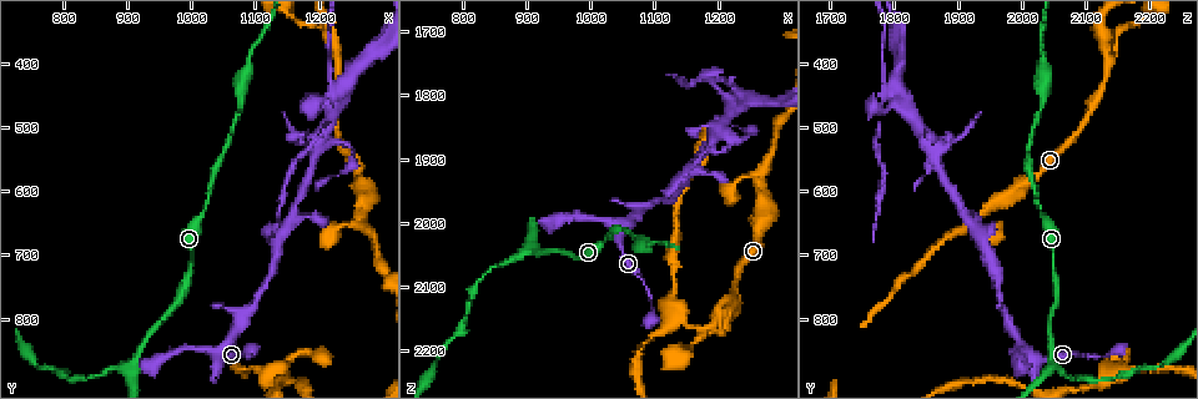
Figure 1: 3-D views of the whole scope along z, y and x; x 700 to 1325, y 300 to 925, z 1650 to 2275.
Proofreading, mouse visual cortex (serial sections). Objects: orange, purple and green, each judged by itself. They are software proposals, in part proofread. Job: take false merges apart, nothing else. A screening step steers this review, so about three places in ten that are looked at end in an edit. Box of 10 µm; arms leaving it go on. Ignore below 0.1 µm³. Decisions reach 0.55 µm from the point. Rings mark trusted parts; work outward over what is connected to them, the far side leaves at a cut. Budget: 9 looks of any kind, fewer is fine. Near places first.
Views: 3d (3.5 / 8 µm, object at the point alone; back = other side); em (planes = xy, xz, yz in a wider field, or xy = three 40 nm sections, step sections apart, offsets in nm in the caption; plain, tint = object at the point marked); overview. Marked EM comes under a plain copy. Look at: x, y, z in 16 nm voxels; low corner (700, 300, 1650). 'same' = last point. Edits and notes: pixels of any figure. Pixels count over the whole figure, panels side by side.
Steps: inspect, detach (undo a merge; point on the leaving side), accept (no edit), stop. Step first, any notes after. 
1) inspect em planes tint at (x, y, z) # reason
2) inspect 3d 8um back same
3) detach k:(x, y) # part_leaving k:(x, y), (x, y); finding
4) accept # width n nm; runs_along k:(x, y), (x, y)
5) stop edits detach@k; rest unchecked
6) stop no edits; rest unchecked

inspect 3d 3.5um at (1025, 605, 2020) # a narrow waist

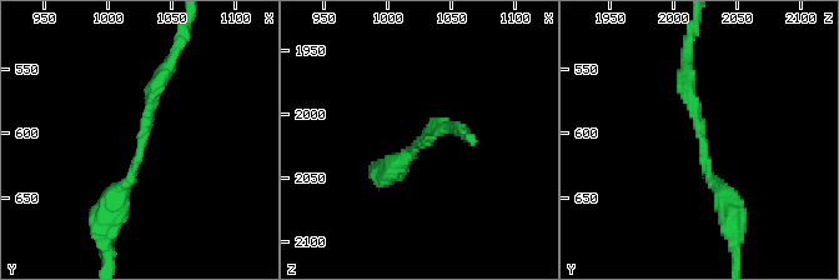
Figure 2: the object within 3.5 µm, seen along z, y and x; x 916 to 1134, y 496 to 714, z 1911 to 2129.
inspect em xy step 3 tint at (1028, 602, 2020) # arm_widths 200, 250 nm; now the EM

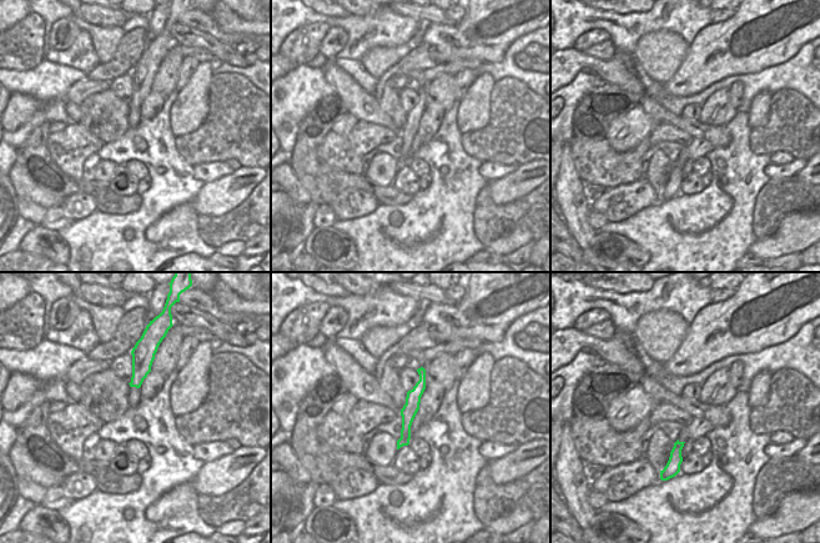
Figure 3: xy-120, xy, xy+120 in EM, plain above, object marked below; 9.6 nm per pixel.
accept # runs_along 2:(114, 204), (171, 63); one cell here

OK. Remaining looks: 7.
inspect 3d 8um at (905, 870, 2045) # three arms meet

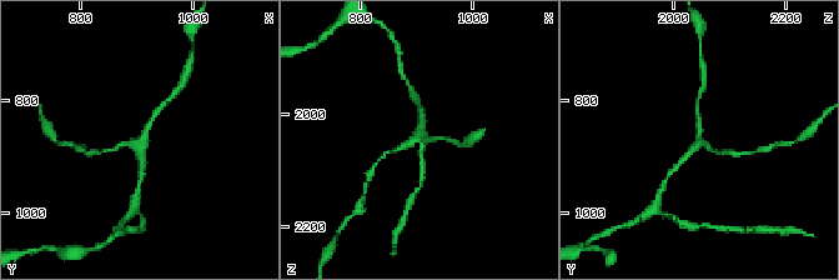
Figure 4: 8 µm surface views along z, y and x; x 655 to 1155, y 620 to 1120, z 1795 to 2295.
inspect em planes tint same # arms 3; arm_widths 150, 150, 200 nm

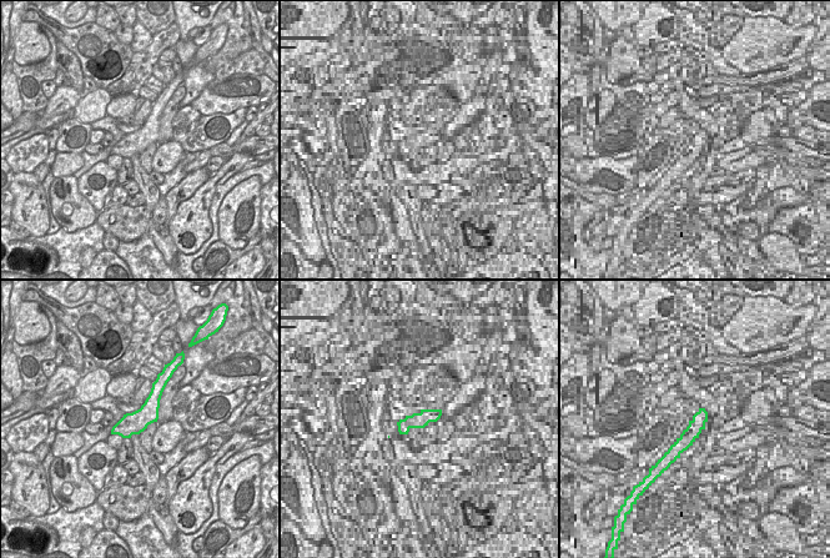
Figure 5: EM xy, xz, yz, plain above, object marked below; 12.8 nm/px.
accept # runs_along 5:(160, 386), (152, 403), (115, 431); continuous, no second cell

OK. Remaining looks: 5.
inspect 3d 3.5um back at (1215, 360, 2135) # two arms in line, one across

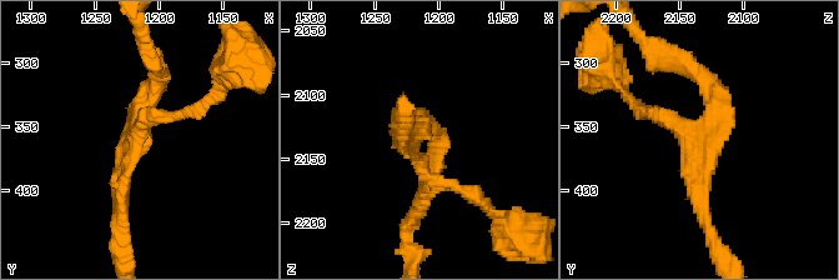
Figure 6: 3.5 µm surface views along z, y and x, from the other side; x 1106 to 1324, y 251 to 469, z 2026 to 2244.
inspect em xy step 1 tint at (1218, 362, 2132) # arms 3; arm_widths 200, 200, 200 nm

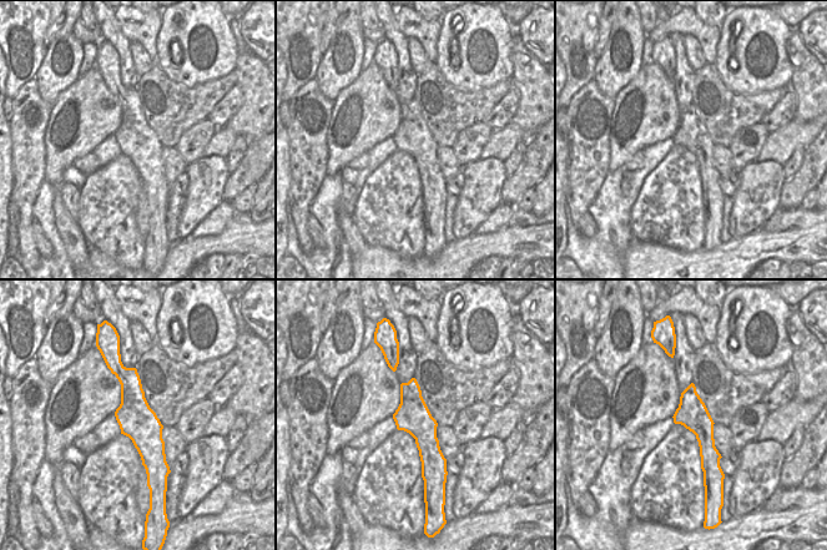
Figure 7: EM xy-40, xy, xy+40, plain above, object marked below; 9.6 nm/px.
accept # one cell here

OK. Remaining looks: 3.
inspect 3d 3.5um at (1270, 645, 1935)

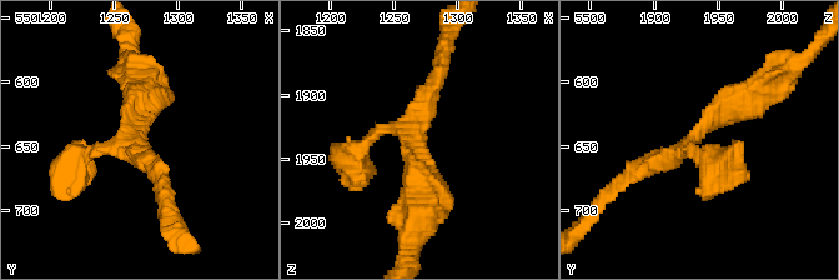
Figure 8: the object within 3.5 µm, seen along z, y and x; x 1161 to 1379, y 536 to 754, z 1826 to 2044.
inspect em xy step 5 tint at (1268, 640, 1936) # arms 3; arm_widths 150, 250, 450 nm

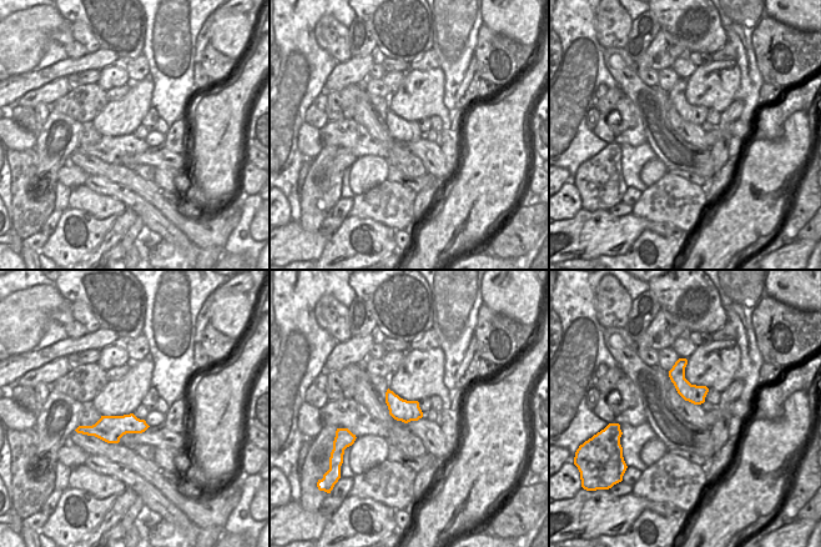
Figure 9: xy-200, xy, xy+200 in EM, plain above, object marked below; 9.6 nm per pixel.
accept # all the same cell

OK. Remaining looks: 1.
stop no edits; rest unchecked

